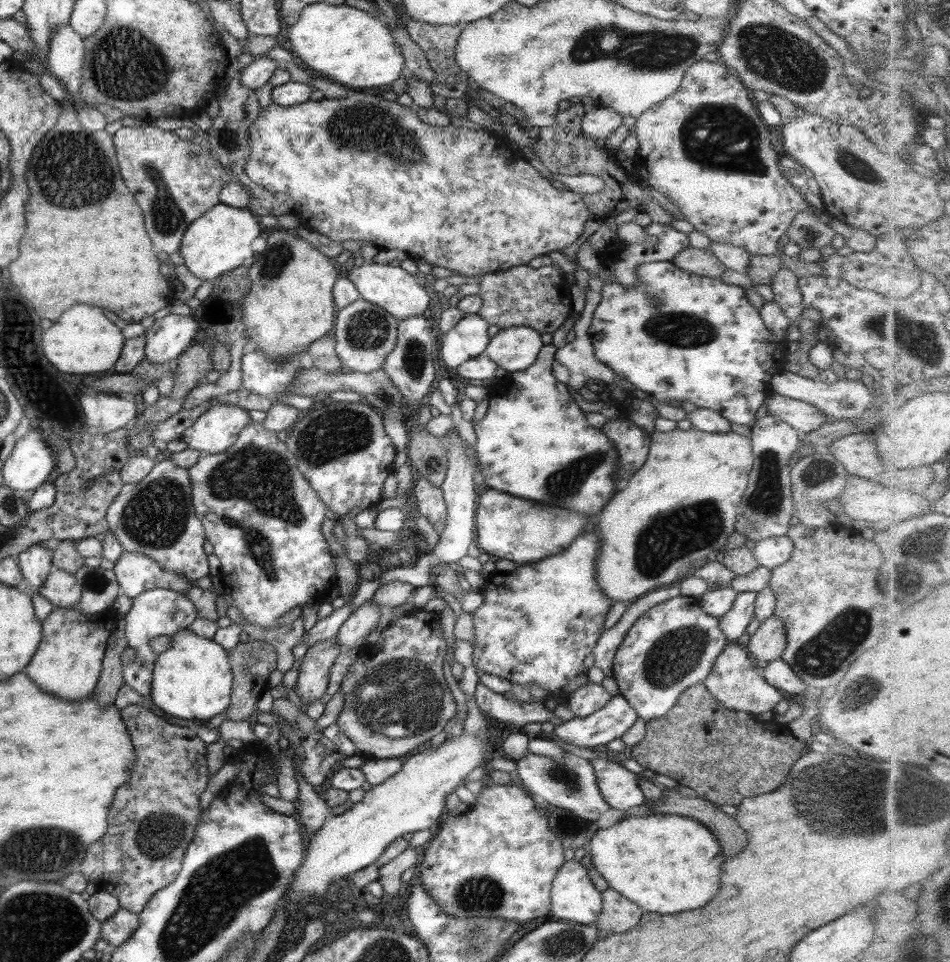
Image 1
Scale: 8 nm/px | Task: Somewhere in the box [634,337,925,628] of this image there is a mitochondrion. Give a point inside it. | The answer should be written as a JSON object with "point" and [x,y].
{"point":[766,500]}

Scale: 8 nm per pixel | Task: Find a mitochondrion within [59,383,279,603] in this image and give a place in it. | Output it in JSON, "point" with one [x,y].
{"point":[156,516]}

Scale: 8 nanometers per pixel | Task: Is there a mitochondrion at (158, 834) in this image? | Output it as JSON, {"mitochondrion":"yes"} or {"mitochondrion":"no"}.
{"mitochondrion":"yes"}

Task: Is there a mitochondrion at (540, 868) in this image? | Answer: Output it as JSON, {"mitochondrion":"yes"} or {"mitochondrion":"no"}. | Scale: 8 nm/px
{"mitochondrion":"no"}

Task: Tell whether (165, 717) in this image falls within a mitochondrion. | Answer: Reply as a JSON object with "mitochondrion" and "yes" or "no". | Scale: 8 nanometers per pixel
{"mitochondrion":"no"}

